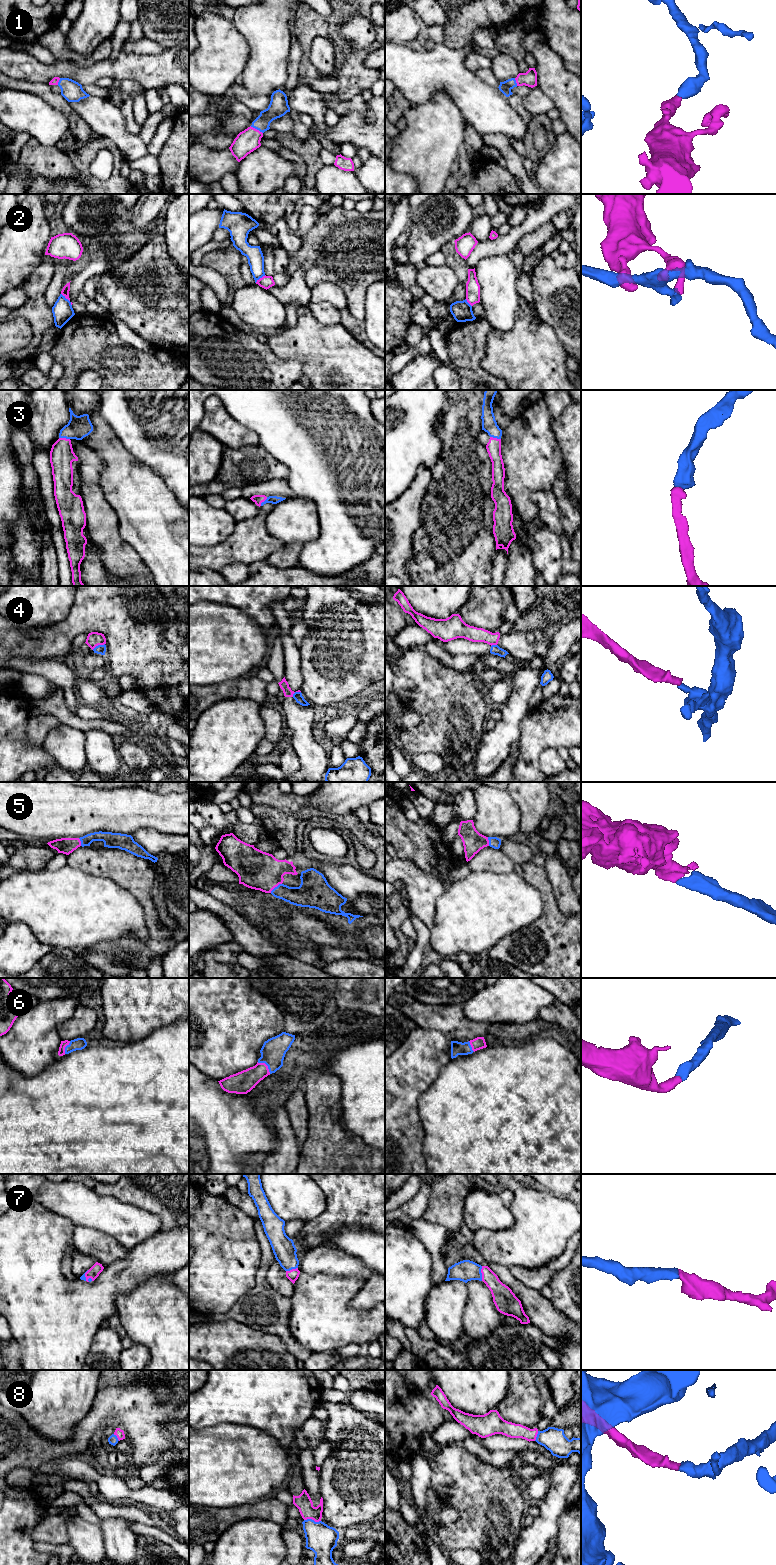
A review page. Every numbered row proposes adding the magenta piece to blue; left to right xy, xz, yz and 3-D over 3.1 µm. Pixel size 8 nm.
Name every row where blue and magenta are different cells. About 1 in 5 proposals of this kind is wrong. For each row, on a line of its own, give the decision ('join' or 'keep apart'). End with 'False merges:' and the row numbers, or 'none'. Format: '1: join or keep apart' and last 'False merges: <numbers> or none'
1: join
2: keep apart
3: join
4: keep apart
5: join
6: join
7: join
8: join
False merges: 2, 4

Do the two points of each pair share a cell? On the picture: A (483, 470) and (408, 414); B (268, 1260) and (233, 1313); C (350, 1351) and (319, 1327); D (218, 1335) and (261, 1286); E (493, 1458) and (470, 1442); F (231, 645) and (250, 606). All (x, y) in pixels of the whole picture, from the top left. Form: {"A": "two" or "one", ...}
{"A": "two", "B": "one", "C": "two", "D": "two", "E": "one", "F": "two"}

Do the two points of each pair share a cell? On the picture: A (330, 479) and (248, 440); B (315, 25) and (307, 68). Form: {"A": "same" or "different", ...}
{"A": "different", "B": "same"}

